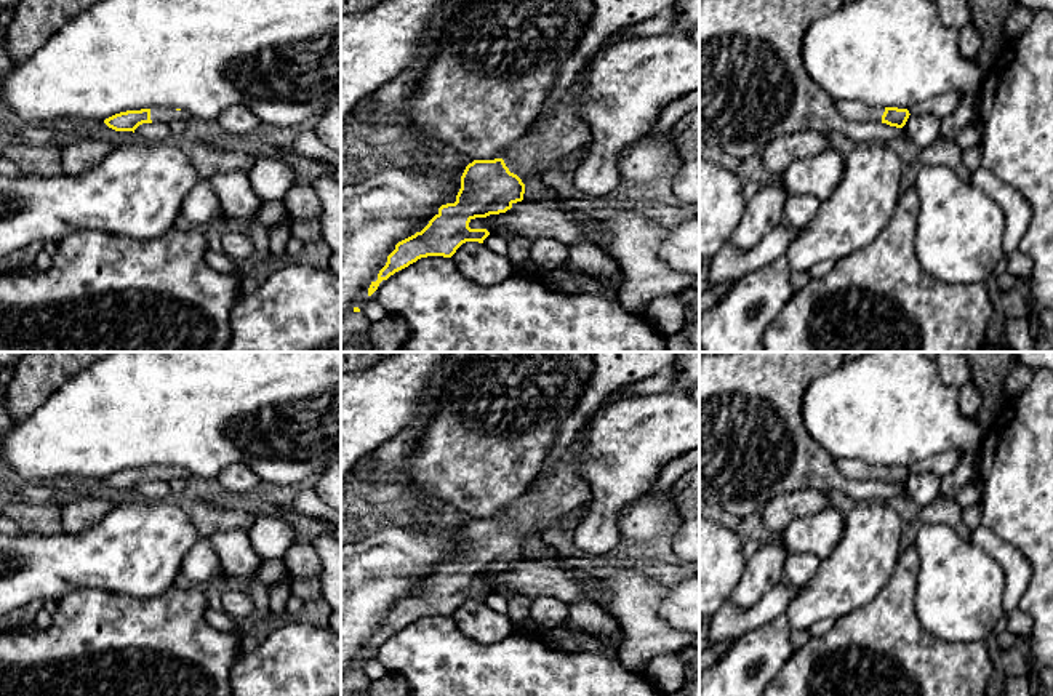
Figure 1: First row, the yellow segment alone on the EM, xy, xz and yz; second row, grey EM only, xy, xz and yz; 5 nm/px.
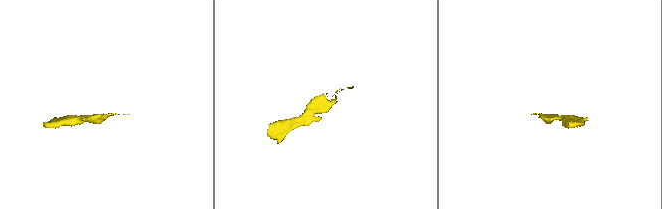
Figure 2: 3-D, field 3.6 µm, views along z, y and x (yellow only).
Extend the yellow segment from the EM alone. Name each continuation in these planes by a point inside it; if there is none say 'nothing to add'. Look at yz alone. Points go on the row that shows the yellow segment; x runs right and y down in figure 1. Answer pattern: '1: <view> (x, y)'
1: yz (853, 111)

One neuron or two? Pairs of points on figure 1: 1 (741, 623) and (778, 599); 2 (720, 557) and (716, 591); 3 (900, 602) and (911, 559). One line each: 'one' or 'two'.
1: one
2: one
3: one

